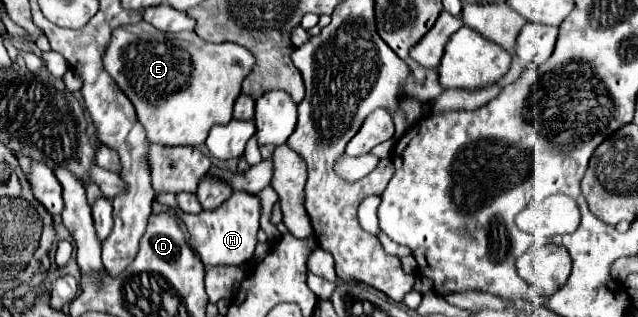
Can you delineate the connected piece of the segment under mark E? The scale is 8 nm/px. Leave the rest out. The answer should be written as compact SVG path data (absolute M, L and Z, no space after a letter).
M144 20L114 30L112 42L102 60L104 70L134 104L138 120L146 128L148 140L162 146L198 146L206 142L206 134L212 126L230 122L242 82L256 66L256 58L238 44L206 42L198 38L196 32L162 32Z

